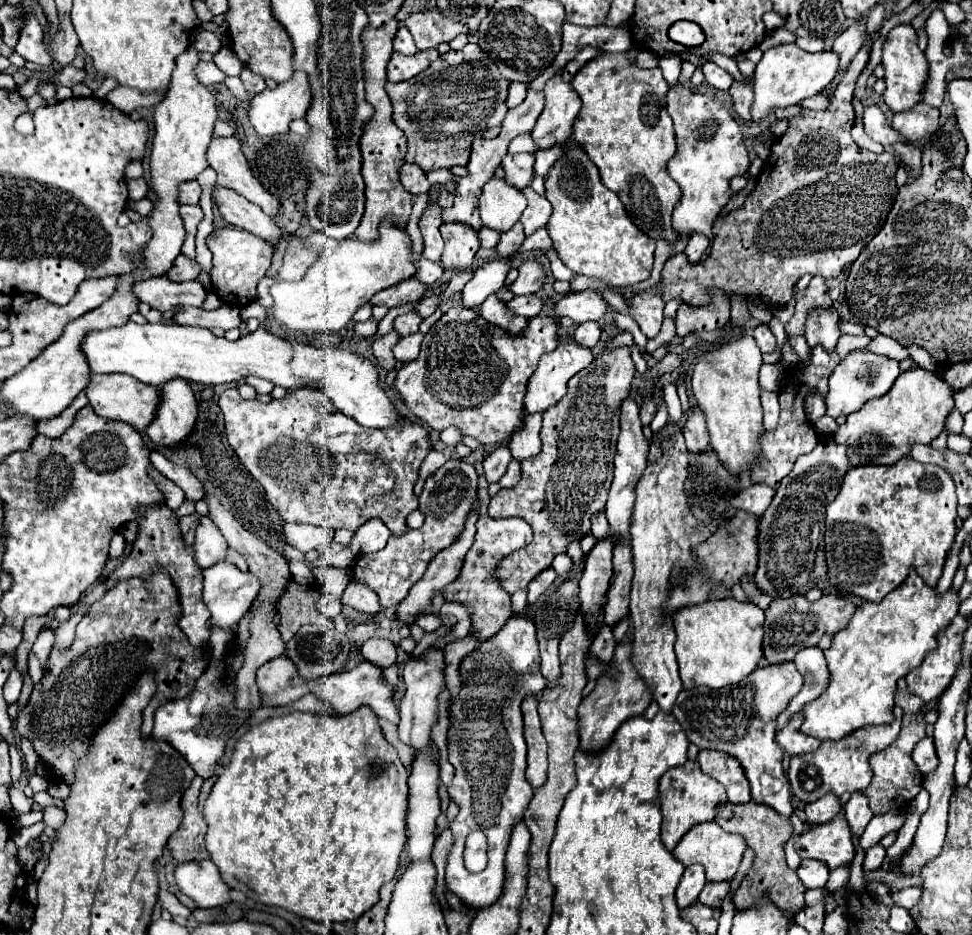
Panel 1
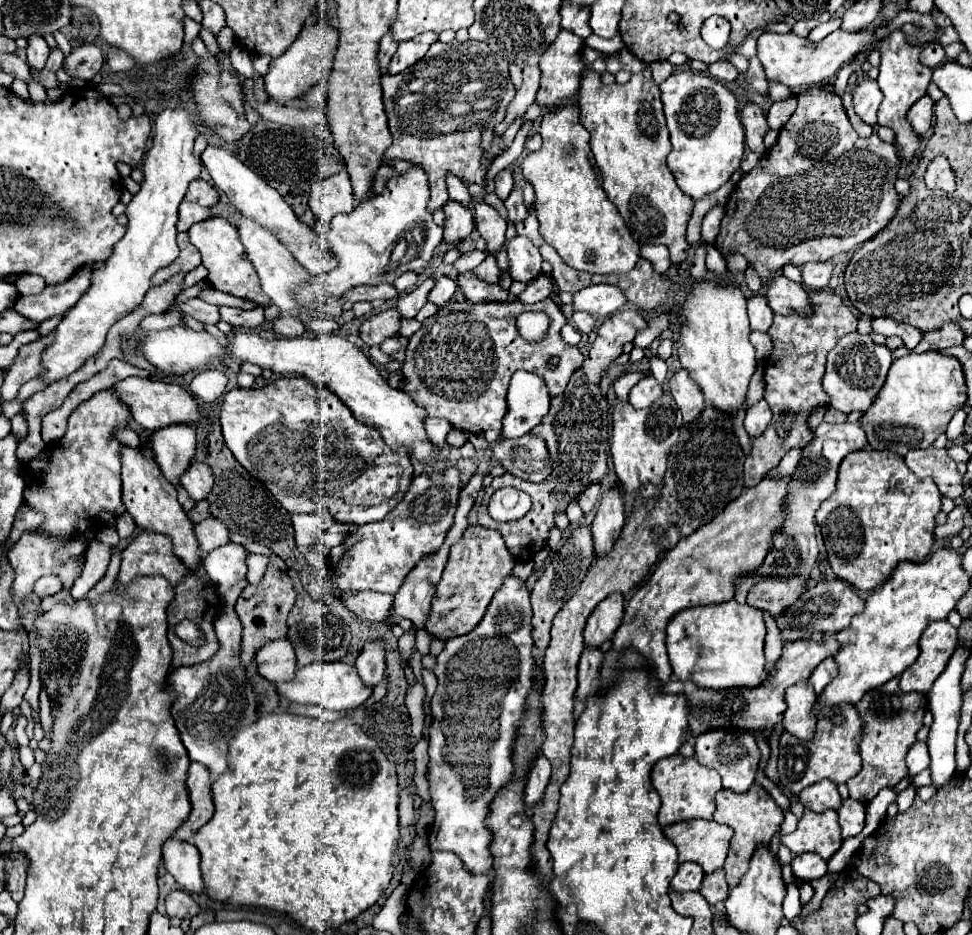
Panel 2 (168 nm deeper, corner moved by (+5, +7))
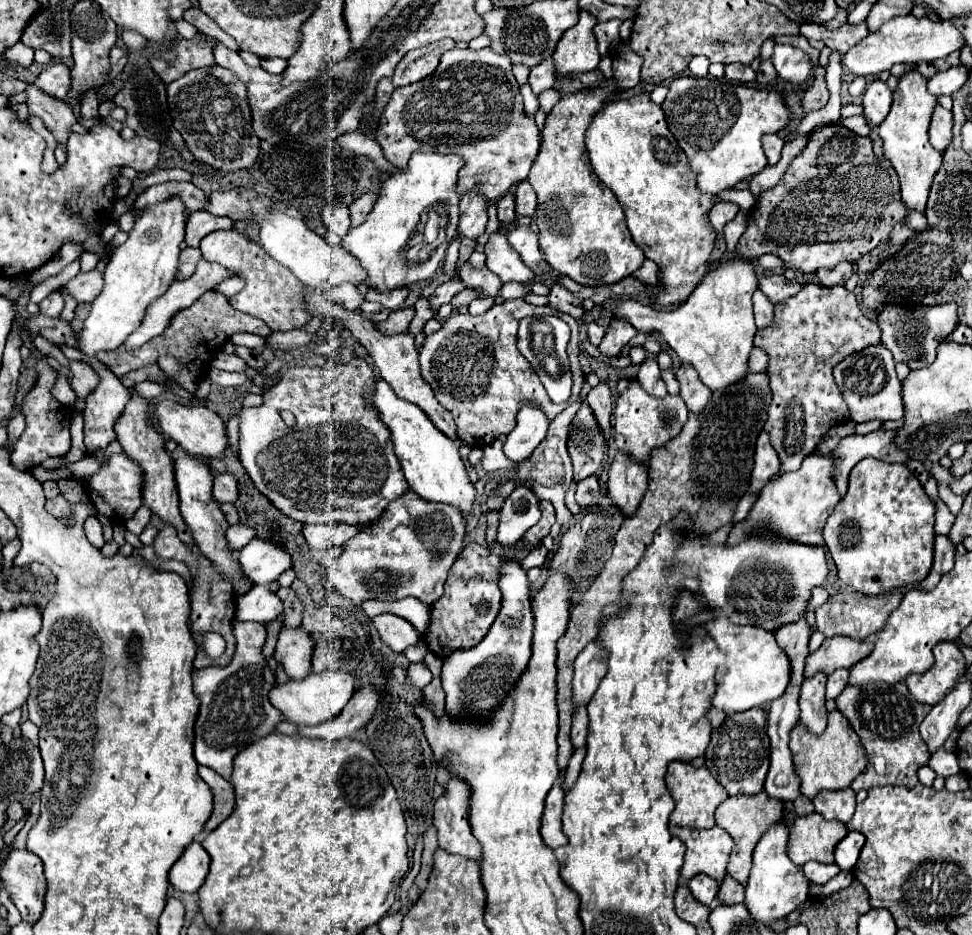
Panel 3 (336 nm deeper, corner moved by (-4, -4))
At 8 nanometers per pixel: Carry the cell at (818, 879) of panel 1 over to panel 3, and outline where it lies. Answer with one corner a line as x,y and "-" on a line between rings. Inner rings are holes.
807,861
803,865
805,877
813,883
827,883
829,879
833,879
841,869
833,863
833,865
825,865
825,863
817,863
817,861

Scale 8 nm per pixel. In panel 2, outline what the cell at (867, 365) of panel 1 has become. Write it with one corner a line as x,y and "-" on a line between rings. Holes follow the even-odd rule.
846,334
832,352
828,352
828,364
826,364
826,374
824,374
824,390
830,396
830,406
834,406
840,412
866,412
872,402
876,400
886,374
892,364
892,354
888,348
876,344
868,334

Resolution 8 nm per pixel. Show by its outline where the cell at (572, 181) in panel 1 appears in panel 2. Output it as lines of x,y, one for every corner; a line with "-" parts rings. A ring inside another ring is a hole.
566,104
562,108
556,108
554,112
544,114
542,124
540,124
540,136
542,136
542,148
534,154
528,154
522,160
522,174
524,180
532,184
536,202
534,202
534,212
540,222
540,234
546,244
550,244
560,258
572,266
574,270
590,272
590,274
626,274
634,268
638,262
638,250
640,244
632,238
630,230
626,228
618,208
608,200
604,188
602,188
602,178
600,172
594,164
588,140
590,134
588,130
580,124
578,118
578,104

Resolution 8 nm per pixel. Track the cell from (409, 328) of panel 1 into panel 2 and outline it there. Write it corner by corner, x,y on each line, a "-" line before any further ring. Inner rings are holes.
426,278
426,280
422,280
422,284
418,284
412,292
408,292
406,296
402,296
402,298
398,300
398,310
400,310
400,314
402,314
404,318
414,318
414,316
420,312
420,308
426,304
428,292
432,290
432,286
434,286
434,278

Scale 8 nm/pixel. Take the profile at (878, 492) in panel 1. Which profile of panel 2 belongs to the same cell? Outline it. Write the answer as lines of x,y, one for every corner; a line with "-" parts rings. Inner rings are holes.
860,450
848,454
840,464
838,488
836,492
822,502
816,512
816,522
822,528
824,544
828,550
828,562
834,574
858,590
870,592
884,584
894,572
896,564
910,560
922,562
934,544
936,514
942,506
942,494
938,492
934,480
916,478
910,468
906,468
904,458
894,452
872,452

